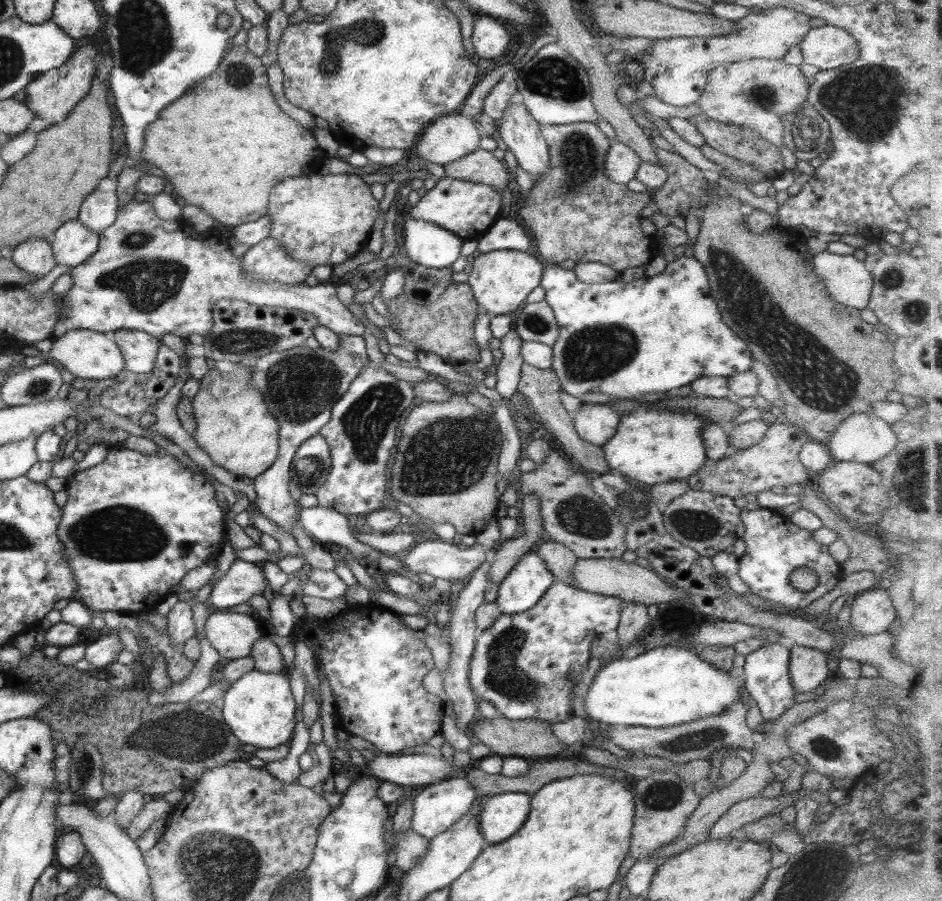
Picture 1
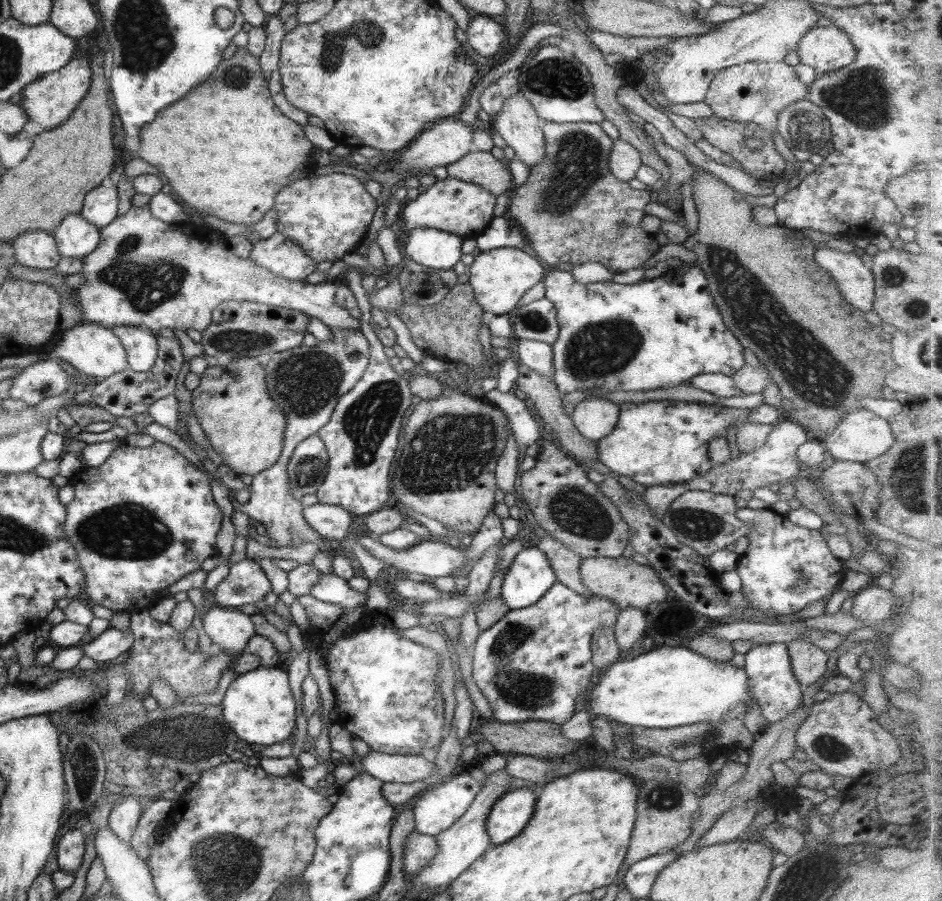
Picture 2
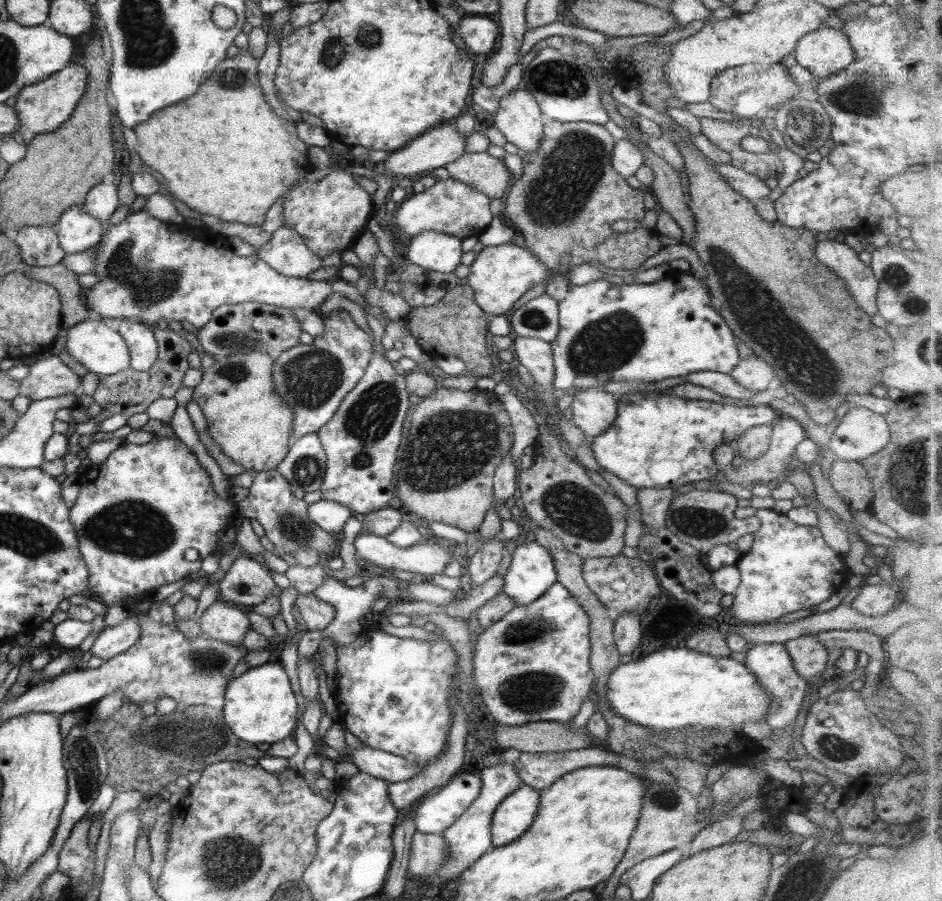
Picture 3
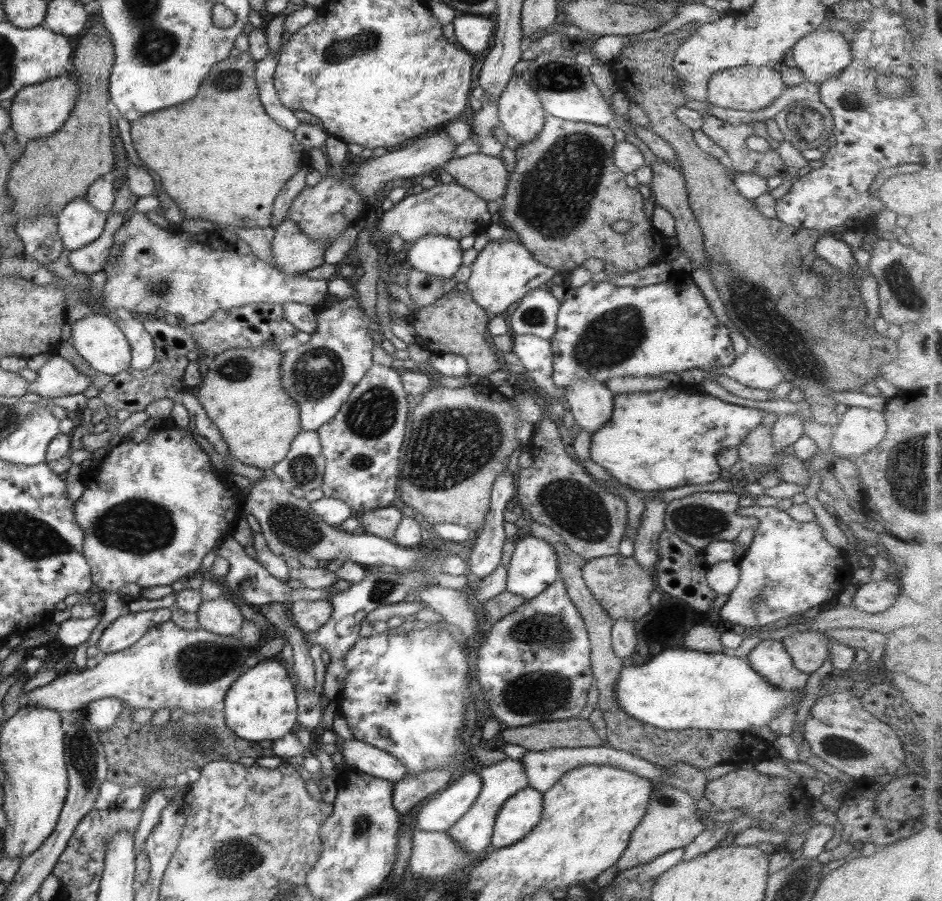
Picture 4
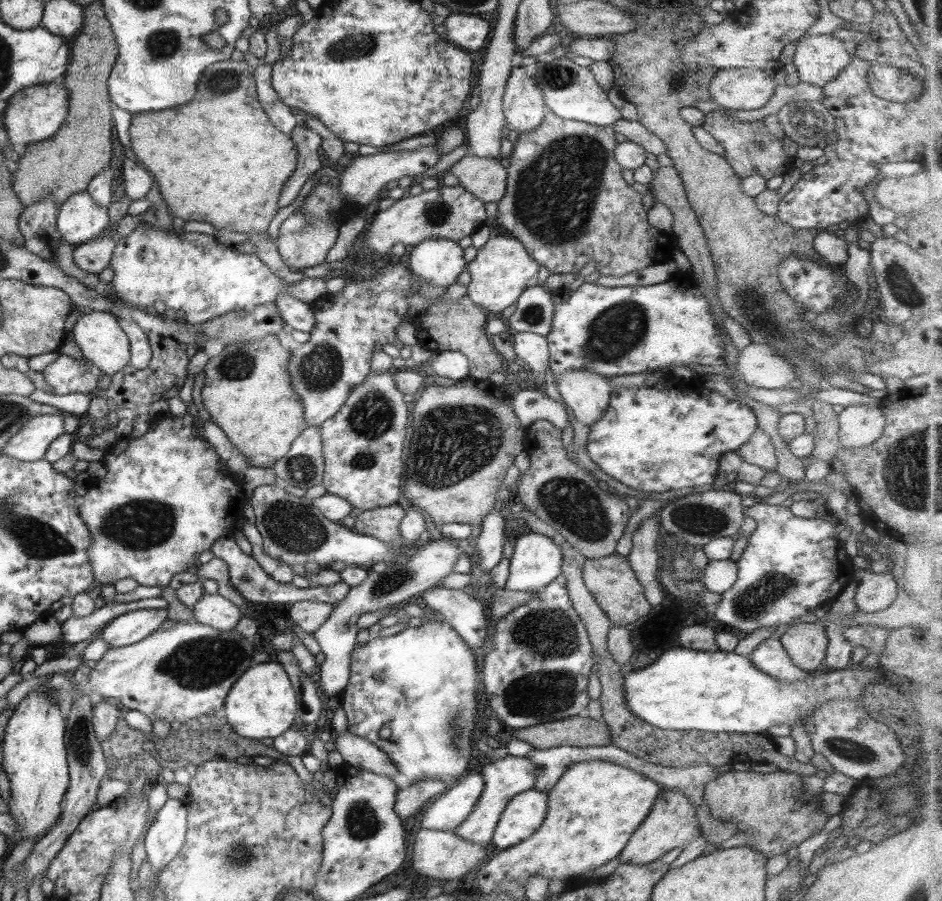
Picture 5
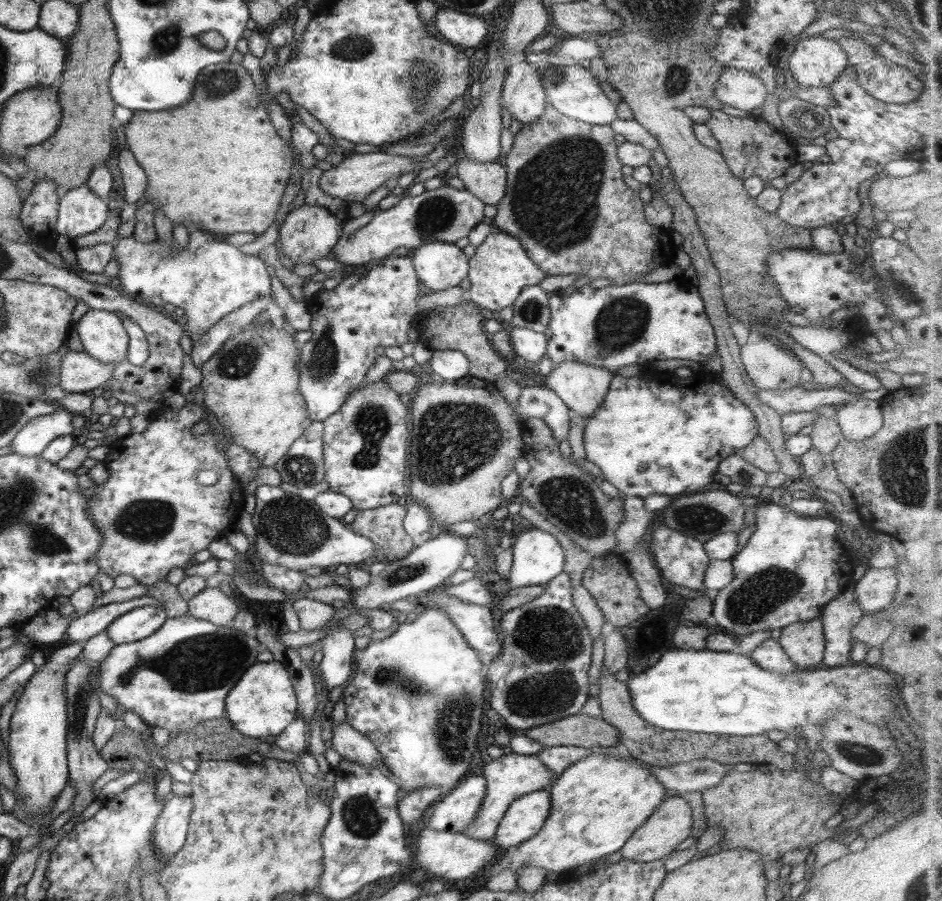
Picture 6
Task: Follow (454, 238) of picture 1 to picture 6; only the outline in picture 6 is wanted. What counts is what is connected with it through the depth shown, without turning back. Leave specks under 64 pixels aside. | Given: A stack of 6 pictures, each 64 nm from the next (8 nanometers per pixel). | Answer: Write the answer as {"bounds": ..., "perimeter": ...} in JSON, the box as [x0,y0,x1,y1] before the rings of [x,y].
{"bounds":[409,242,468,292],"perimeter":[[[429,242],[414,249],[409,257],[418,282],[433,292],[457,286],[468,273],[468,259],[453,243]]]}

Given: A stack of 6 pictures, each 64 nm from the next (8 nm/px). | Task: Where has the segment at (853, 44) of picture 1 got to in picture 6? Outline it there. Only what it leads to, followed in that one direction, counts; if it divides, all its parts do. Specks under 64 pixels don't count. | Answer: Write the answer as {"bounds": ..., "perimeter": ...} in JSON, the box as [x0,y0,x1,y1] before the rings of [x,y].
{"bounds":[787,37,847,88],"perimeter":[[[807,37],[793,45],[787,68],[801,87],[828,88],[847,67],[845,51],[834,39]]]}

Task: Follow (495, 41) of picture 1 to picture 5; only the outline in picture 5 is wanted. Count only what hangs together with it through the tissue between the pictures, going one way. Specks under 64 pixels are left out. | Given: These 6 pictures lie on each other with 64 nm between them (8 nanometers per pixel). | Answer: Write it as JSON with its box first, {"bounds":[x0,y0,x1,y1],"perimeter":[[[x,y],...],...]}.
{"bounds":[441,12,489,52],"perimeter":[[[449,12],[441,26],[444,26],[449,42],[467,52],[479,50],[489,34],[489,24],[478,16]]]}

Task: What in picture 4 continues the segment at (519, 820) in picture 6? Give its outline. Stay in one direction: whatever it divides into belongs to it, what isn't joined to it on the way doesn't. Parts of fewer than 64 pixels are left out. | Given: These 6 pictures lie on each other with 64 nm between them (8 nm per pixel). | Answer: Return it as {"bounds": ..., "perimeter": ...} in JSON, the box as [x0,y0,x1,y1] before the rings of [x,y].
{"bounds":[490,786,542,849],"perimeter":[[[528,786],[507,798],[496,813],[490,845],[499,849],[522,840],[540,822],[542,794]]]}

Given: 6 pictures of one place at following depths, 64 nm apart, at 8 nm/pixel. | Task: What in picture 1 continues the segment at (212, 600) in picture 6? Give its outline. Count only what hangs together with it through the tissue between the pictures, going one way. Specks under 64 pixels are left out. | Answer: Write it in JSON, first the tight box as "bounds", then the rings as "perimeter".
{"bounds":[203,610,265,663],"perimeter":[[[217,610],[205,620],[203,630],[224,663],[249,656],[253,642],[265,636],[256,617]]]}

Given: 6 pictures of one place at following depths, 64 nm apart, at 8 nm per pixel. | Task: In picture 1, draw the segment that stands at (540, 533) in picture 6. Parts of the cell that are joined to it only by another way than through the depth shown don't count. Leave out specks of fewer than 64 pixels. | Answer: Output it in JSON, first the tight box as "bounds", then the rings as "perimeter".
{"bounds":[494,552,554,615],"perimeter":[[[525,552],[499,583],[494,602],[502,614],[519,615],[535,606],[554,580],[537,552]]]}

